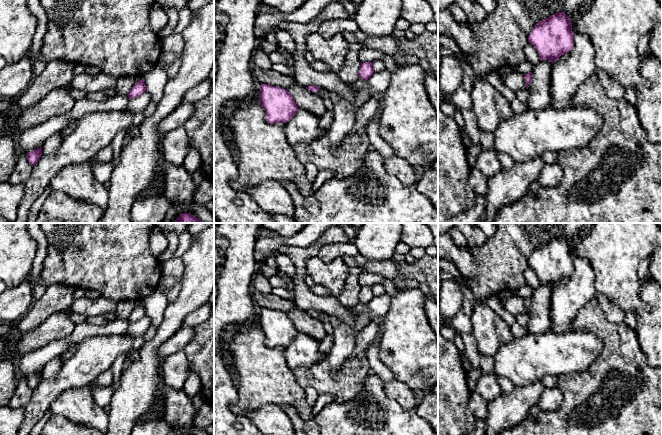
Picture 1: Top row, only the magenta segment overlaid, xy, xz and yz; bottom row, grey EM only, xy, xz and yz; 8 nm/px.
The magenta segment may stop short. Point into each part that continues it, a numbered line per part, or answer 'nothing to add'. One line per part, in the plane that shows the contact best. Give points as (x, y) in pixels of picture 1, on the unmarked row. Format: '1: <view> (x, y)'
nothing to add

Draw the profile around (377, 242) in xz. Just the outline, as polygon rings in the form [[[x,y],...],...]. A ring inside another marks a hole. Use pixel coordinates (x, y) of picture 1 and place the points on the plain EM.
[[[363,223],[354,244],[367,261],[387,261],[400,242],[403,223]]]

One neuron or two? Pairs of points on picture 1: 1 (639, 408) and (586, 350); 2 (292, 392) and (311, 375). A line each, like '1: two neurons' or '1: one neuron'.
1: two neurons
2: two neurons

